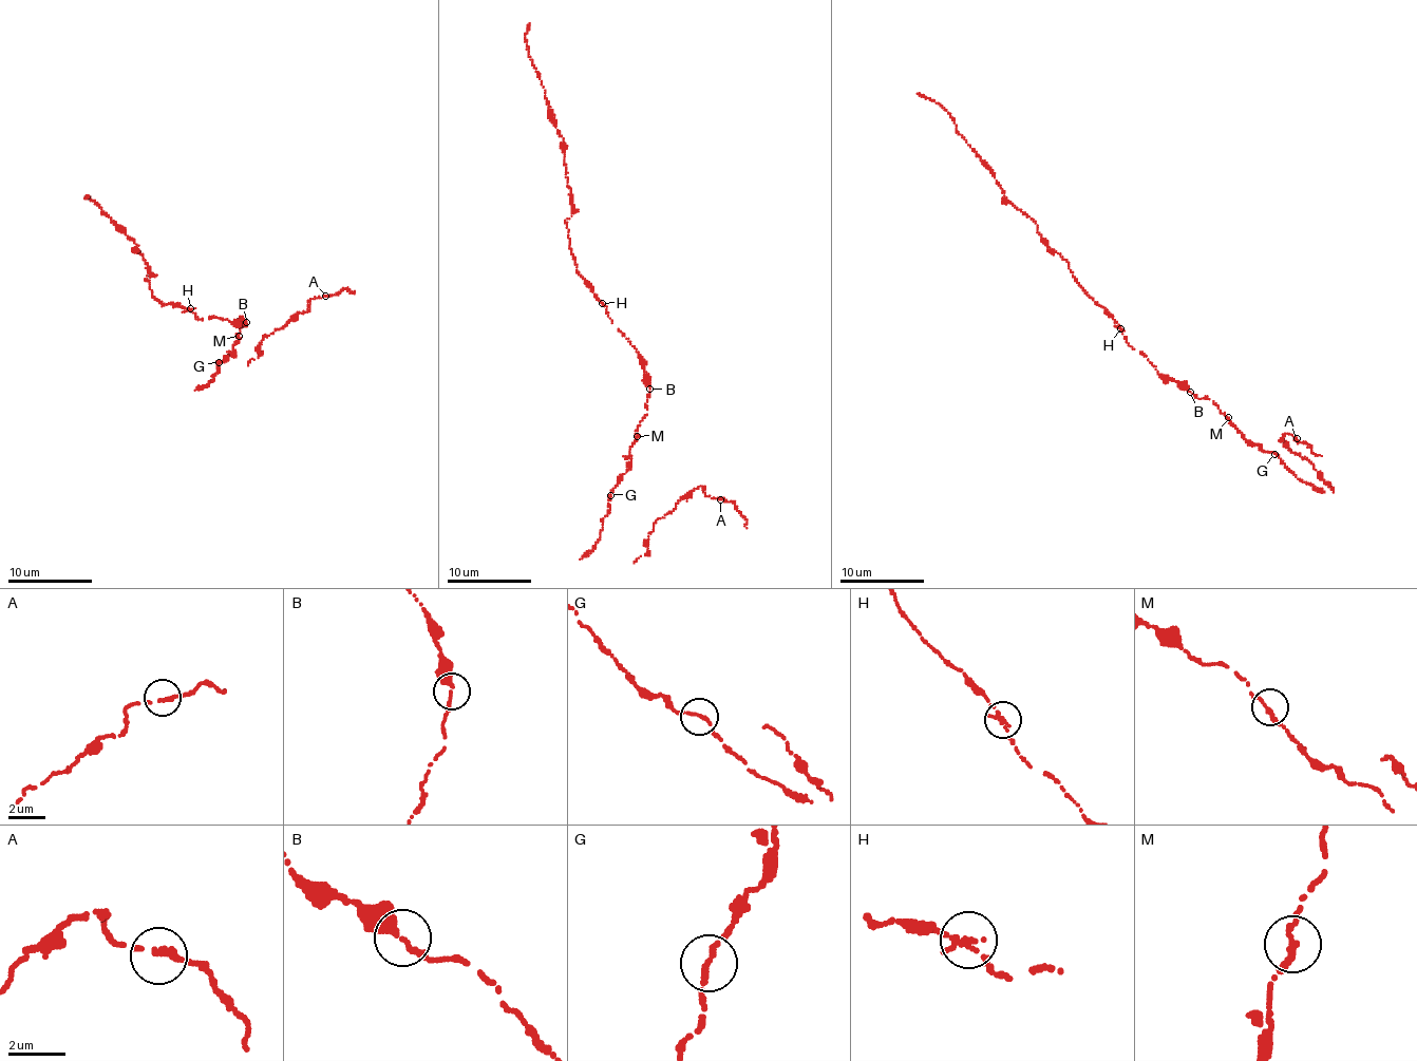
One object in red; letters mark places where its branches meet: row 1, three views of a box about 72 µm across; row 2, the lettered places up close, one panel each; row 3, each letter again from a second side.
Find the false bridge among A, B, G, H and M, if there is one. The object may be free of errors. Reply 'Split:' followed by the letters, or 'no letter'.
Split: no letter

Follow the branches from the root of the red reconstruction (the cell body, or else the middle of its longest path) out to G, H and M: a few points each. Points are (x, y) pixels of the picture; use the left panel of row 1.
G: (246, 323), (240, 328), (239, 341), (232, 344), (235, 353), (219, 362)
H: (246, 323), (215, 317), (202, 320), (191, 309)
M: (246, 323), (239, 336)

